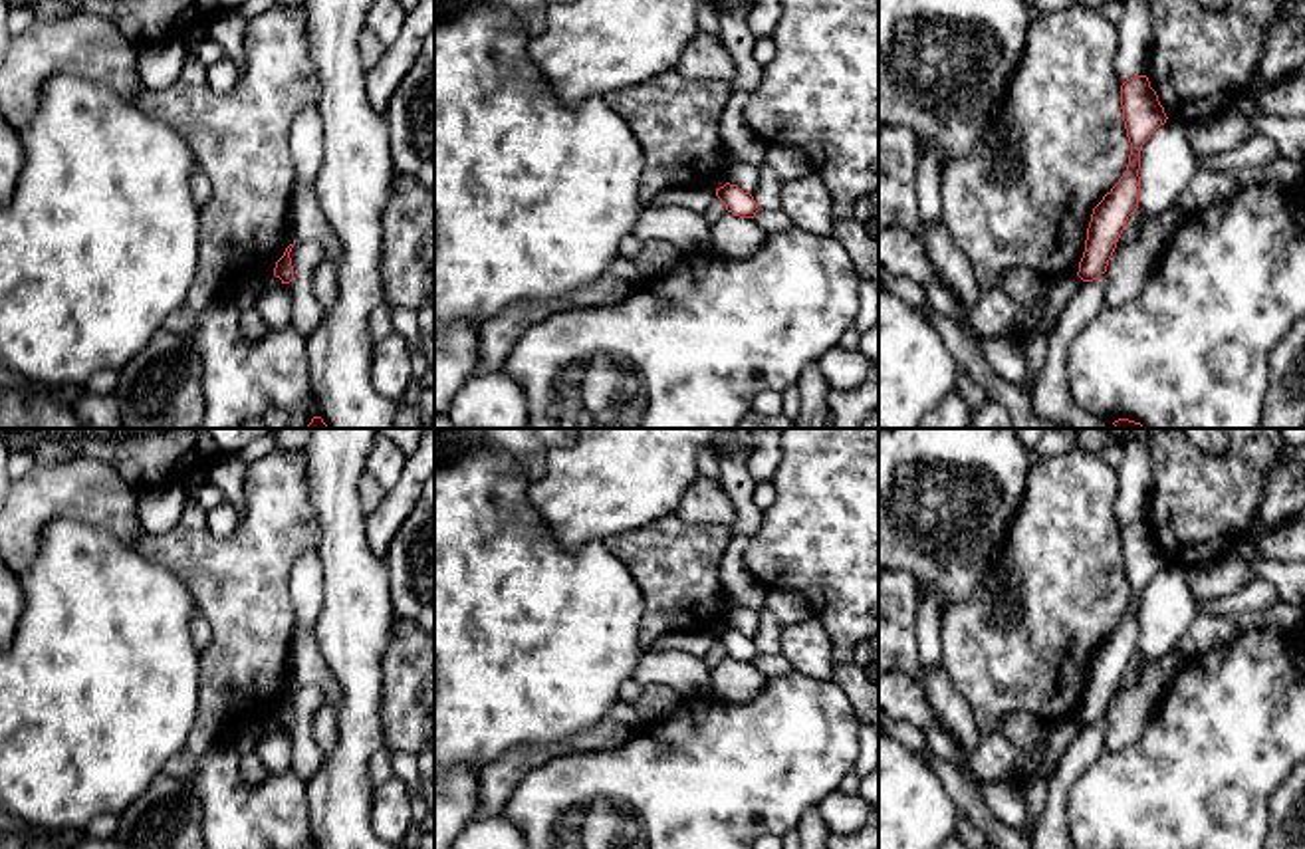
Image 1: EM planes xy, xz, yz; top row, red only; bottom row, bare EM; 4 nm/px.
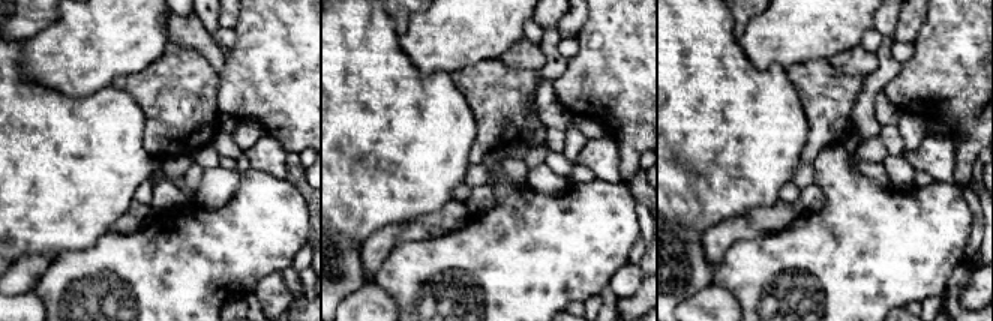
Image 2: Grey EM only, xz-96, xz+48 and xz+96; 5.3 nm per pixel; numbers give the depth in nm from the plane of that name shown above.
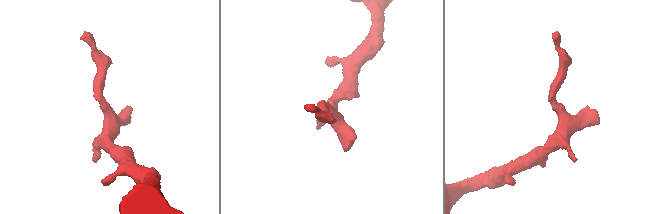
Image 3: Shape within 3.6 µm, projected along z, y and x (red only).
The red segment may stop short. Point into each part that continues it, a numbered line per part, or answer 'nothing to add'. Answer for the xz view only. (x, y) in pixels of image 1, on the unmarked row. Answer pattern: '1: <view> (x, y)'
nothing to add

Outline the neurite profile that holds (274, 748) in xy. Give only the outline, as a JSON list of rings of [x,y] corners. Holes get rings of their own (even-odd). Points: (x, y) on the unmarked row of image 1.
[[[286,728],[264,732],[258,738],[256,752],[268,774],[284,774],[292,766],[292,744]]]

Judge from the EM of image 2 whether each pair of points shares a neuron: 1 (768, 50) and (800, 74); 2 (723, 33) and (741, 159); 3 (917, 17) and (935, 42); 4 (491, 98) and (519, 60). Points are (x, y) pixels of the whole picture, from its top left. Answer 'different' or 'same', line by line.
1: different
2: same
3: different
4: different

